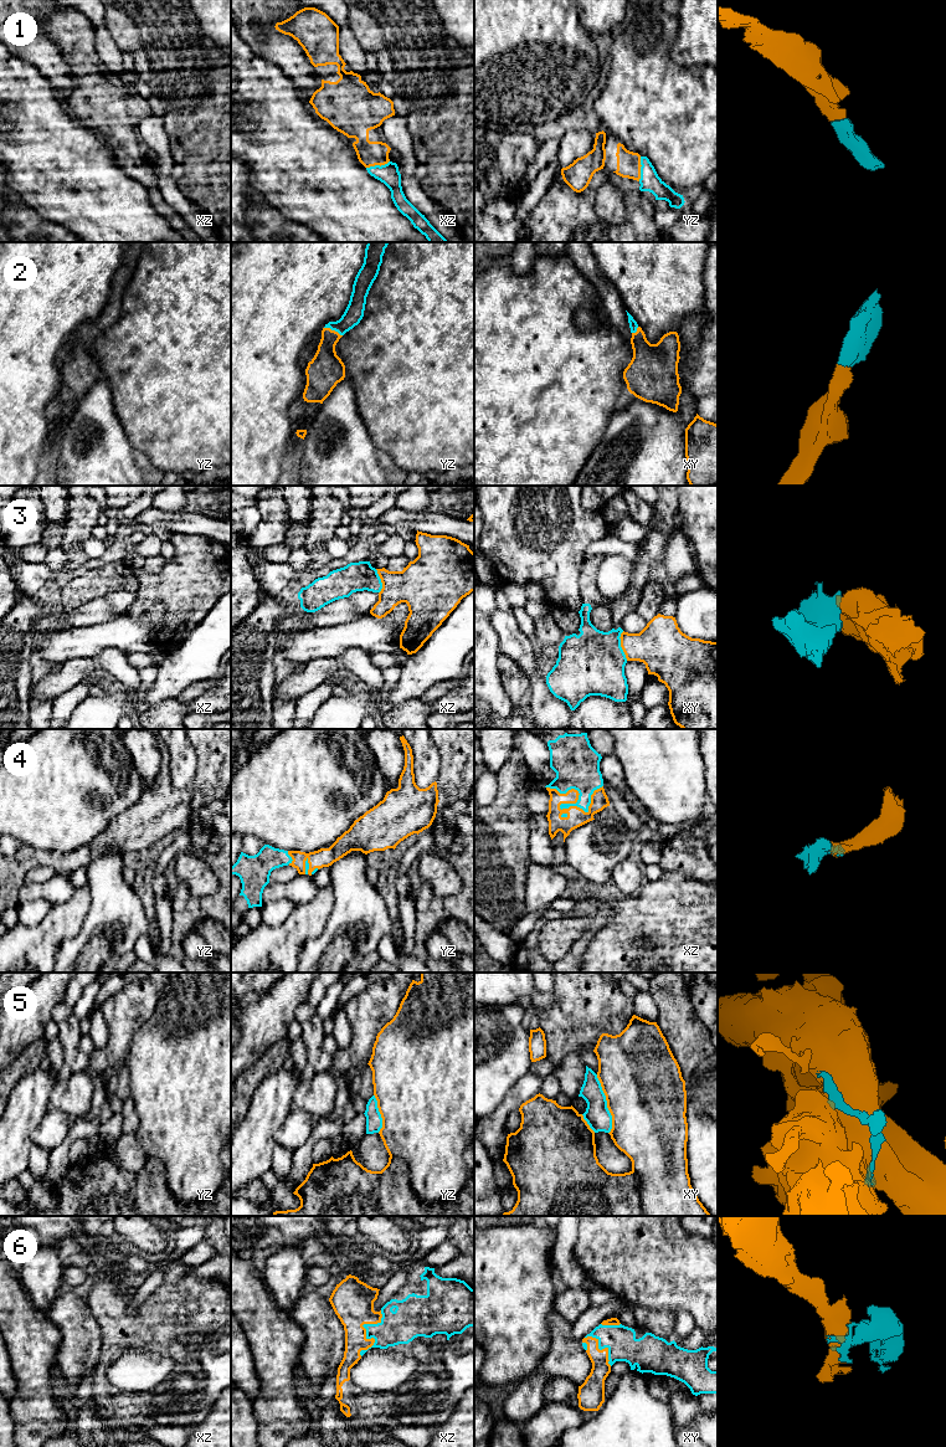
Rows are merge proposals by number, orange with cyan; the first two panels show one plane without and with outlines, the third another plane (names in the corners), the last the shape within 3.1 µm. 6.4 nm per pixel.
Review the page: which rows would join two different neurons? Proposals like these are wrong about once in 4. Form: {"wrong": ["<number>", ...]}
{"wrong": ["3", "5"]}

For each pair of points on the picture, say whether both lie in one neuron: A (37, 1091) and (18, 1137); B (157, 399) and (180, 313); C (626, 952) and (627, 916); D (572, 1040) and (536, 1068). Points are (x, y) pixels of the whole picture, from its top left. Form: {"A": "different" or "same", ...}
{"A": "same", "B": "same", "C": "same", "D": "different"}

